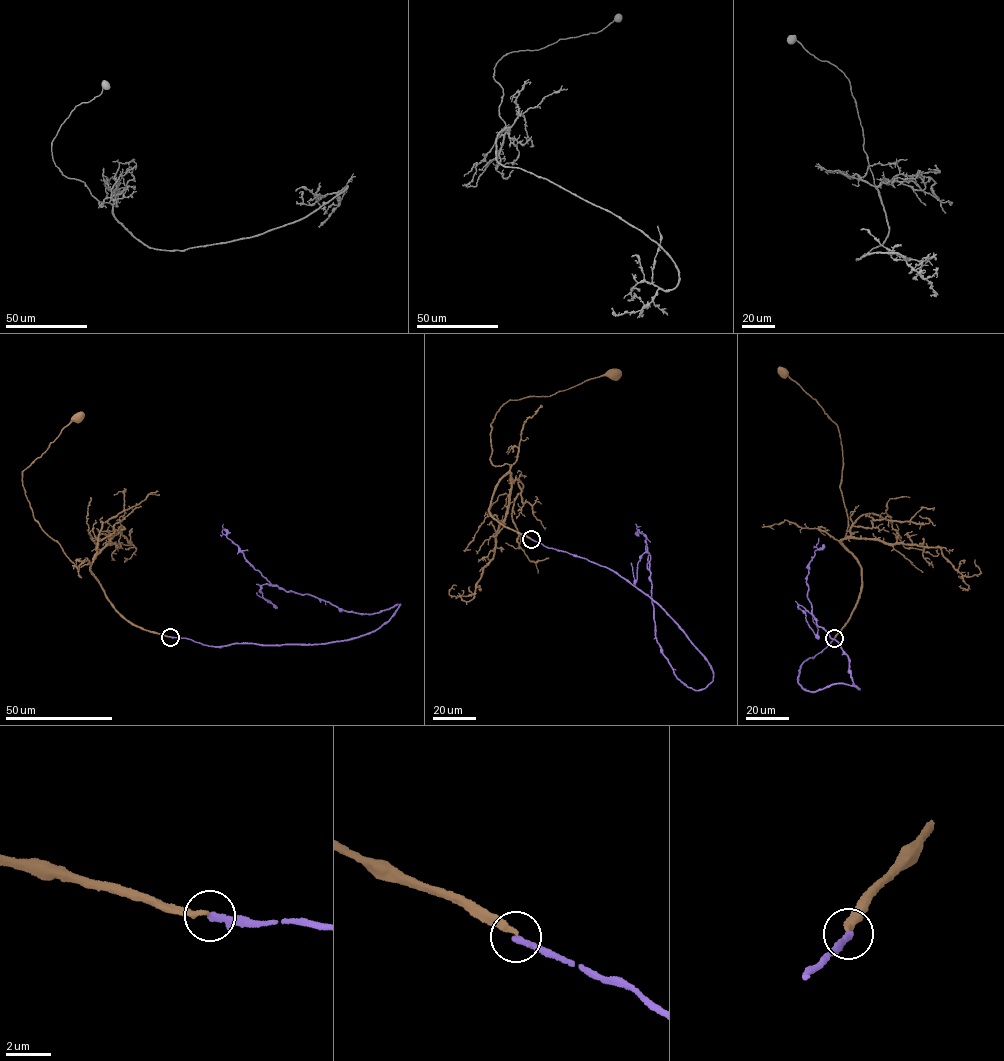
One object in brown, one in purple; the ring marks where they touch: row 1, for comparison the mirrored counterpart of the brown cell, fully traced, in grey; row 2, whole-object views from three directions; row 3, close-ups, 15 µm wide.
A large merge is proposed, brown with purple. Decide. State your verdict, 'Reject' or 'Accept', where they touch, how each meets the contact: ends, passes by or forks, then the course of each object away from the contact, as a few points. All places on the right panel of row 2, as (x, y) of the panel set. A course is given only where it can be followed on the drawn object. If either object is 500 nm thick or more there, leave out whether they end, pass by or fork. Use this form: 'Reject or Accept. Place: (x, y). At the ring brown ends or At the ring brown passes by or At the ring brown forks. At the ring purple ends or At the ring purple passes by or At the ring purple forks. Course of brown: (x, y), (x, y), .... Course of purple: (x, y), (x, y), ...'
Reject. Place: (834, 638). At the ring brown ends. At the ring purple ends. Course of brown: (834, 638), (862, 583), (860, 566), (834, 538), (844, 538), (848, 525), (842, 447), (834, 422), (783, 372). Course of purple: (834, 638), (800, 665), (803, 688), (860, 689), (847, 656), (813, 616), (806, 581), (818, 538)

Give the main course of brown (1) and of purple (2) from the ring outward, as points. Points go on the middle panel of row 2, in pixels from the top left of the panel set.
1: (531, 539), (489, 511), (510, 466), (490, 459), (490, 424), (510, 400), (550, 396), (613, 373)
2: (531, 539), (615, 571), (651, 597), (708, 662), (713, 681), (705, 687), (682, 682), (657, 642), (640, 526)

